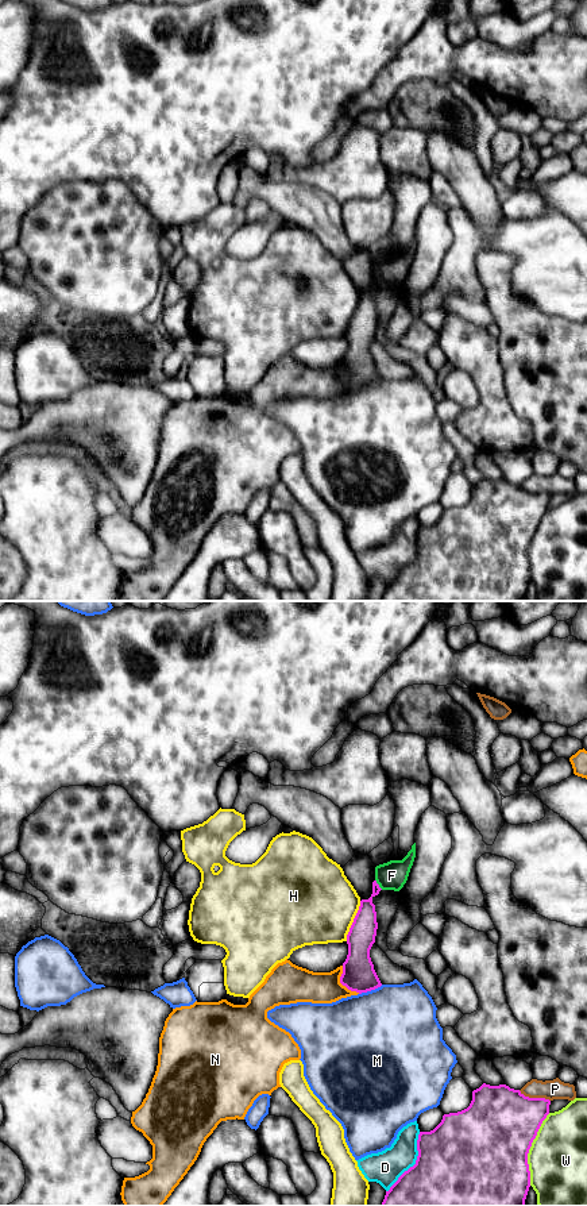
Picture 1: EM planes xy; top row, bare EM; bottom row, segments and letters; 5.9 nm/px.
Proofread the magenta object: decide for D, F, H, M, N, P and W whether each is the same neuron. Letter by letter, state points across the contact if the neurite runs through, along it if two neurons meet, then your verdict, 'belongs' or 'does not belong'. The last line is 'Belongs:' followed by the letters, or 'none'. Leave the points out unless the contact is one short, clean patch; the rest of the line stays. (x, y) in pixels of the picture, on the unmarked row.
D: does not belong
F: along xy (375, 274), (382, 284) | does not belong
H: does not belong
M: does not belong
N: does not belong
P: does not belong
W: does not belong
Belongs: none

